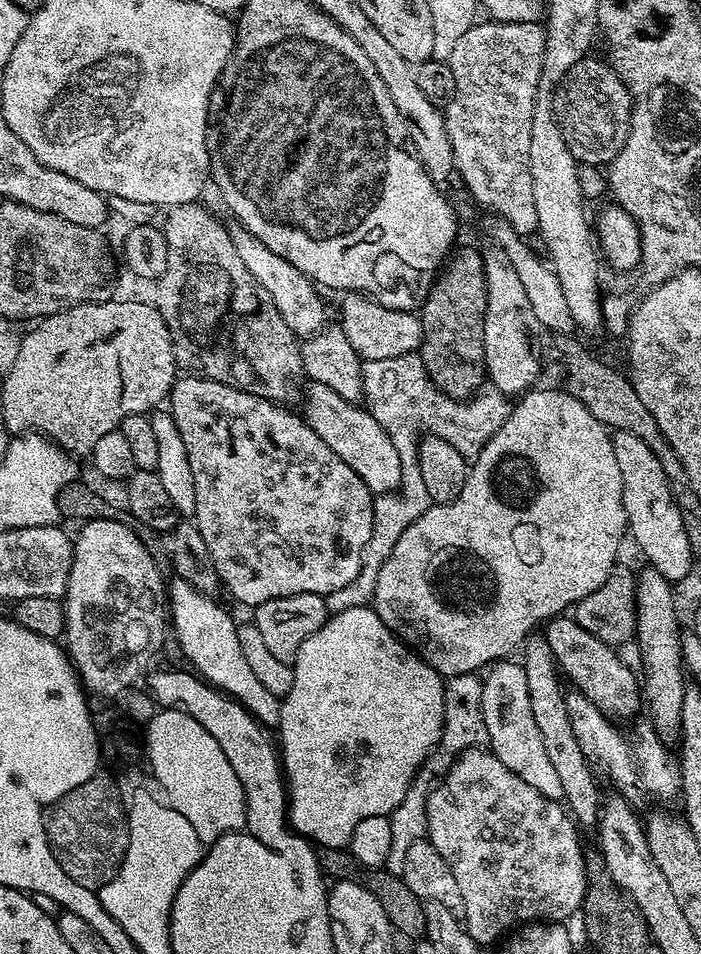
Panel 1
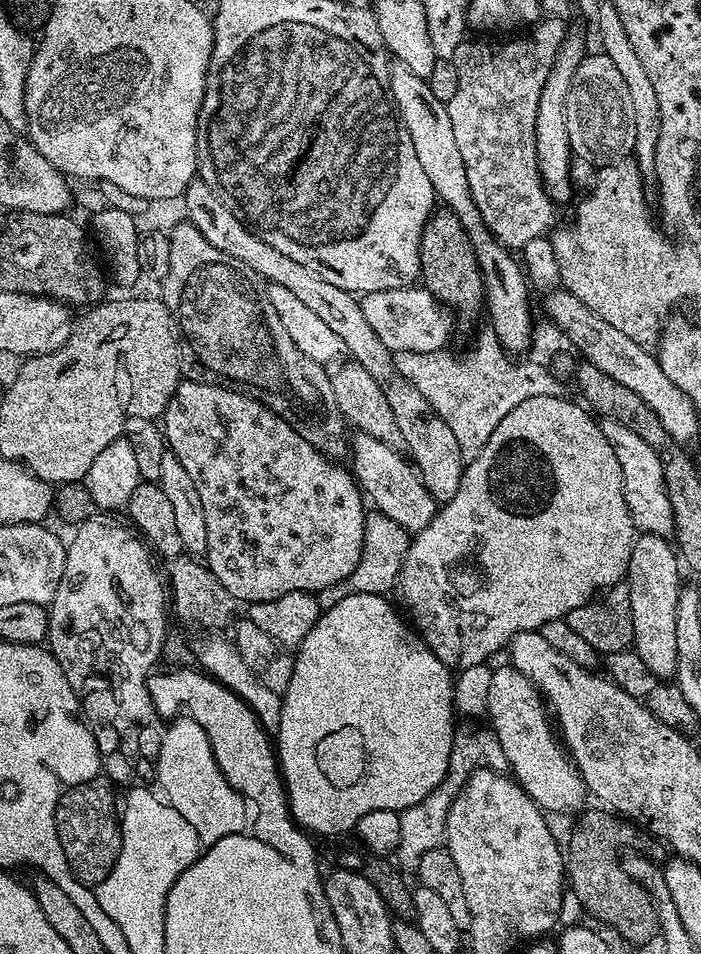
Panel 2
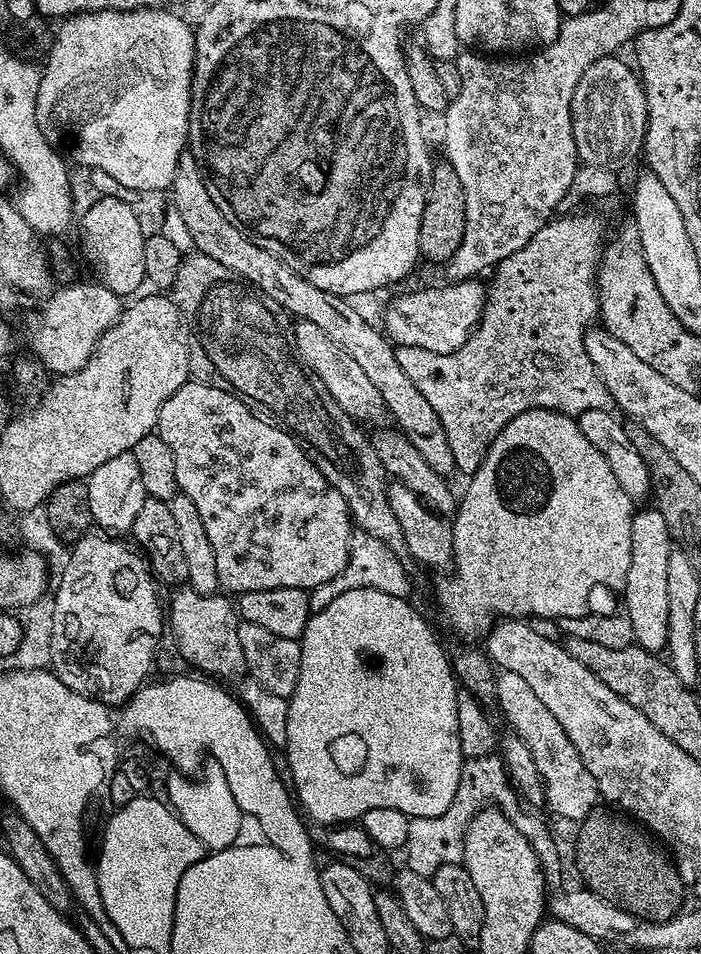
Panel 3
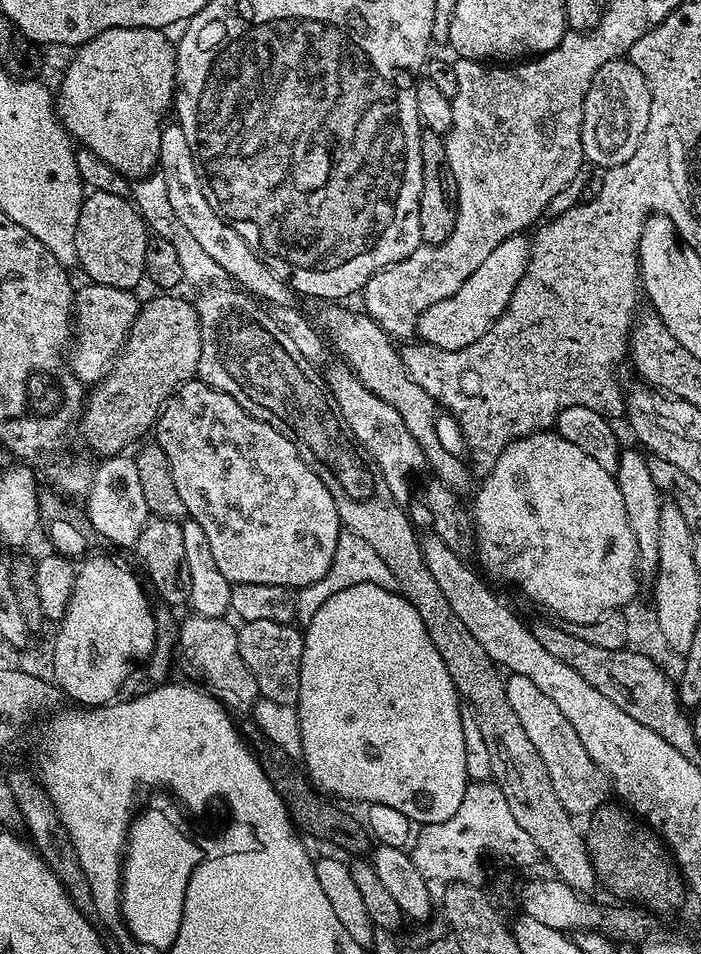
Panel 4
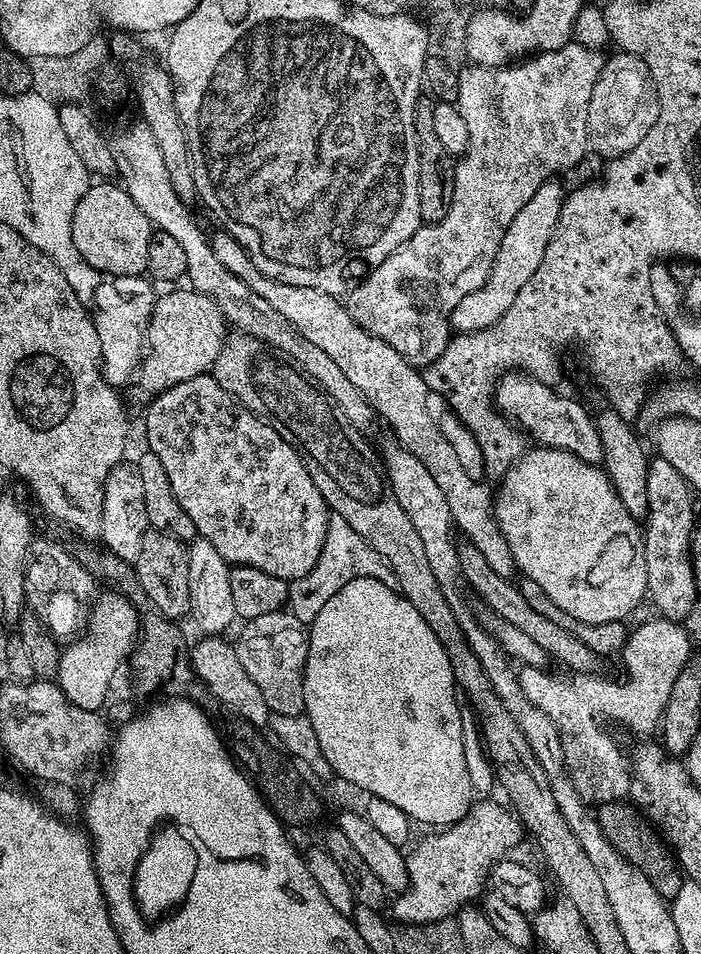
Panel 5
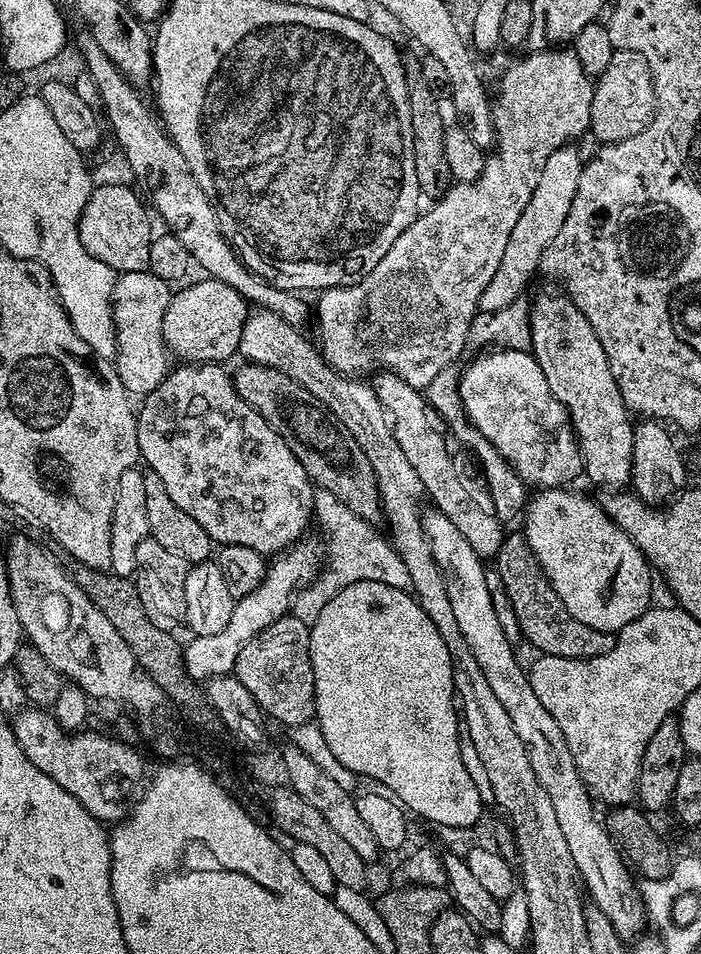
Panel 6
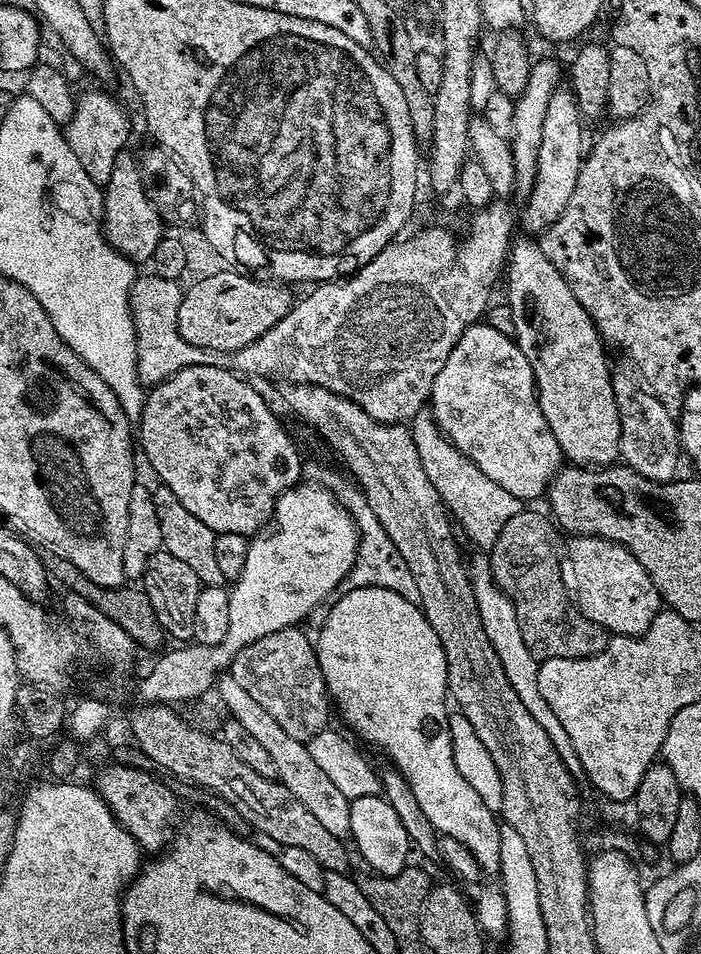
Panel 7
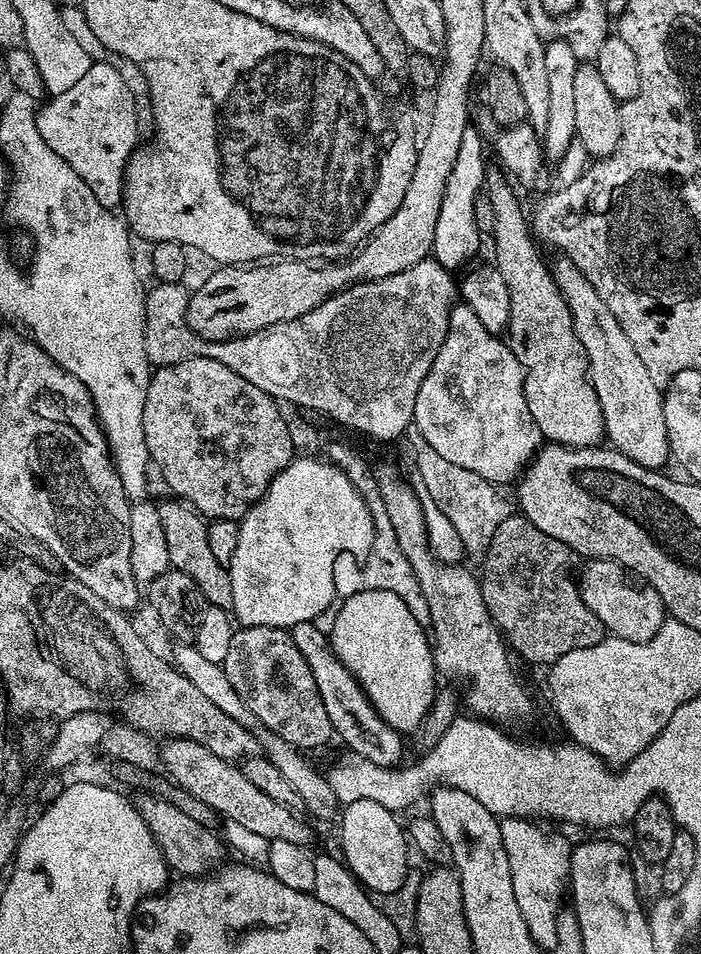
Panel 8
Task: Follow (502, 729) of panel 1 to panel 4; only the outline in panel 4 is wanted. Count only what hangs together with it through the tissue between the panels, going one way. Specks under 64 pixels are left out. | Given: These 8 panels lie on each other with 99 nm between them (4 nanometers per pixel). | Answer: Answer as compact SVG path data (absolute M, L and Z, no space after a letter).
M509 675L504 681L506 698L510 698L510 706L514 714L522 721L522 726L534 742L534 750L546 765L546 774L550 774L550 782L554 785L554 794L558 794L558 802L566 806L566 810L574 818L591 817L593 812L603 808L610 800L610 781L604 771L596 765L594 758L586 754L586 746L582 746L582 738L574 732L574 726L566 720L562 710L530 682L530 678Z

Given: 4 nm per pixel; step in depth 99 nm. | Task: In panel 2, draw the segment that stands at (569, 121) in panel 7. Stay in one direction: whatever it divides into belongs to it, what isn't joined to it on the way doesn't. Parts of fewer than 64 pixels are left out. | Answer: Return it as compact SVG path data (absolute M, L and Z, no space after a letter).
M423 286L366 292L359 297L359 302L362 314L366 316L366 322L370 322L374 334L378 334L378 338L382 338L384 345L393 354L398 352L438 352L447 345L444 343L447 342L448 335L452 332L453 317L450 315L449 309L436 301Z

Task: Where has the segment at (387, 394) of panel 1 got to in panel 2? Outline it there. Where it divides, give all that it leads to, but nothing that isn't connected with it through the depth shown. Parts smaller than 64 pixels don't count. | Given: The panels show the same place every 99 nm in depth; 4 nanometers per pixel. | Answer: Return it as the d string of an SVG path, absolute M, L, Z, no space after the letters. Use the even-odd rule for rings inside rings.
M491 326L476 336L472 349L462 356L451 356L448 350L438 352L398 352L395 353L396 372L406 378L430 402L430 406L454 430L458 446L465 461L478 458L482 446L490 442L490 434L498 430L498 422L531 396L546 396L553 391L552 376L532 360L529 364L519 364L519 359L505 352L498 342ZM369 511L364 517L362 558L358 562L354 574L350 574L350 578L318 593L321 609L334 606L334 602L342 602L342 598L346 598L350 594L378 594L382 596L391 593L391 588L393 591L397 587L402 562L408 553L409 543L410 533L402 526L398 526L398 522L386 518L386 514L381 512Z

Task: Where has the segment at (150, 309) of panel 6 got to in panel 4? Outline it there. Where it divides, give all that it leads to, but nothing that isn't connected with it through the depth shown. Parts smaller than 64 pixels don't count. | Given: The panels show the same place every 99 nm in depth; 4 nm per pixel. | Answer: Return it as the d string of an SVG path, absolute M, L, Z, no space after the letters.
M85 283L85 288L74 296L74 339L70 344L72 373L85 386L95 386L108 375L115 359L120 355L128 331L141 310L136 292L118 286Z

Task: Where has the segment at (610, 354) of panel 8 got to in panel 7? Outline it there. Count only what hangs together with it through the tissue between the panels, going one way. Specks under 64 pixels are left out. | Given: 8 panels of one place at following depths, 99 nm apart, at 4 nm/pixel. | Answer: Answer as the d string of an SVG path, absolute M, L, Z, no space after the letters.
M617 371L612 378L612 385L616 391L618 402L618 418L622 426L620 435L620 460L629 468L633 468L642 478L650 478L654 482L666 482L677 479L682 461L682 449L680 446L680 430L675 415L654 395L647 387L642 386L641 381L635 375L627 376L624 372Z

